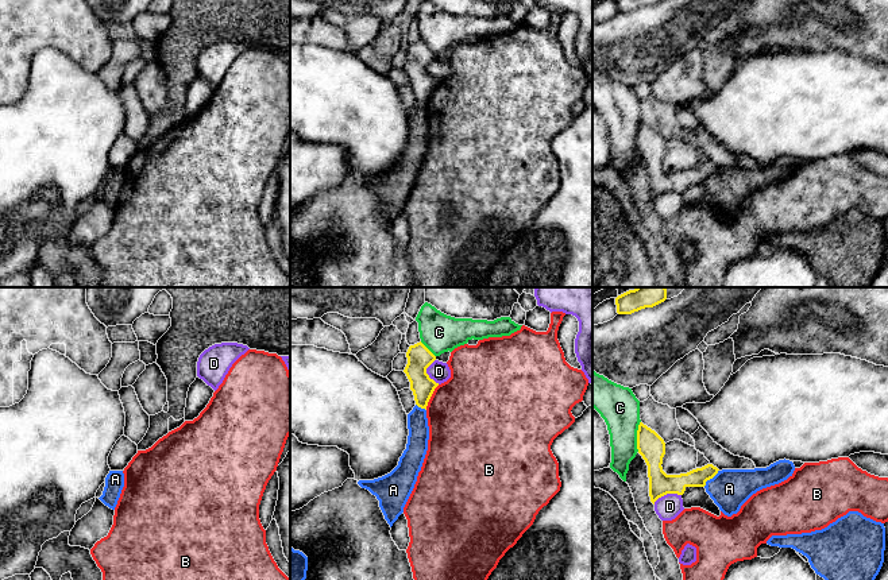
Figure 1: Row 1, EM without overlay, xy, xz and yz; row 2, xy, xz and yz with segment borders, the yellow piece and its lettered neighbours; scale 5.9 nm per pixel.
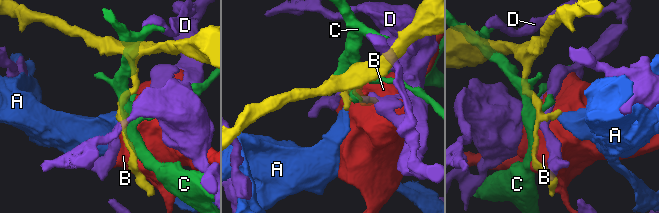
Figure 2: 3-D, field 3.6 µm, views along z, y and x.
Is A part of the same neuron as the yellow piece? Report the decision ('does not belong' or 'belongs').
does not belong

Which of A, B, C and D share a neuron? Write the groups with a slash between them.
A / B / C / D

